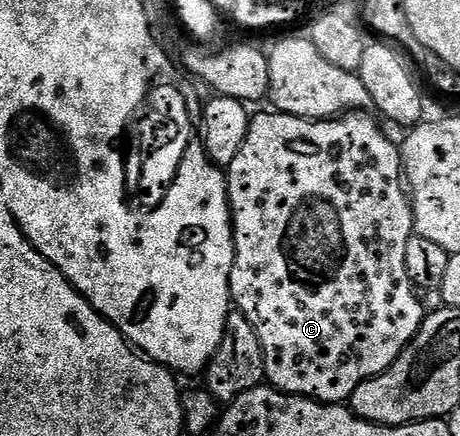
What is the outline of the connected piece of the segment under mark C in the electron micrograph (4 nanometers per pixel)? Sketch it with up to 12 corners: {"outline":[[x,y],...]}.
{"outline":[[372,114],[251,117],[232,303],[267,383],[329,404],[426,308]]}

